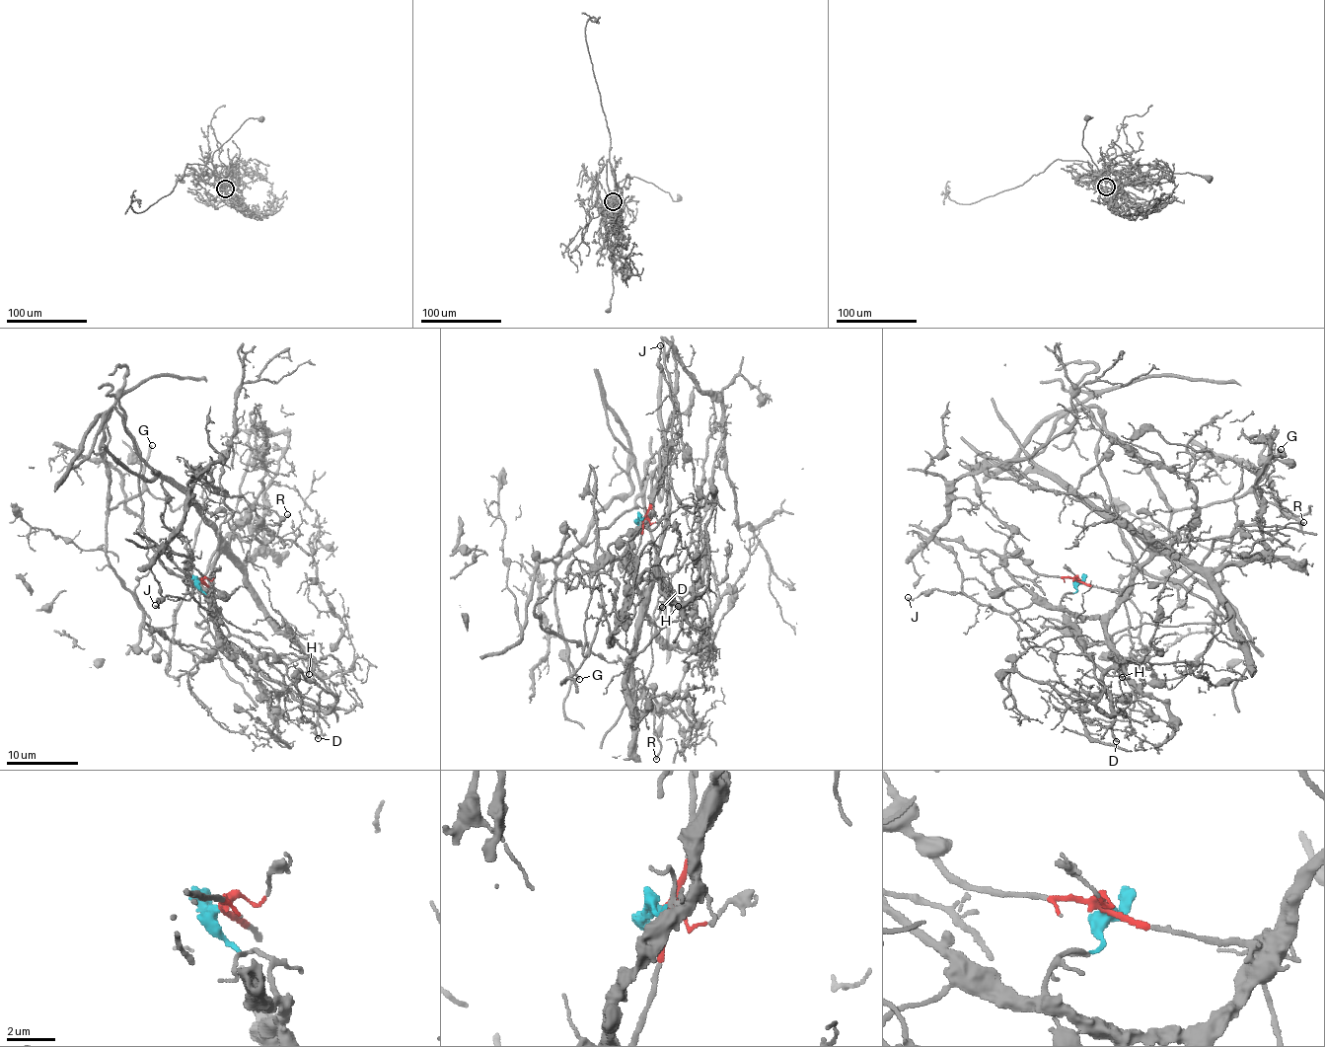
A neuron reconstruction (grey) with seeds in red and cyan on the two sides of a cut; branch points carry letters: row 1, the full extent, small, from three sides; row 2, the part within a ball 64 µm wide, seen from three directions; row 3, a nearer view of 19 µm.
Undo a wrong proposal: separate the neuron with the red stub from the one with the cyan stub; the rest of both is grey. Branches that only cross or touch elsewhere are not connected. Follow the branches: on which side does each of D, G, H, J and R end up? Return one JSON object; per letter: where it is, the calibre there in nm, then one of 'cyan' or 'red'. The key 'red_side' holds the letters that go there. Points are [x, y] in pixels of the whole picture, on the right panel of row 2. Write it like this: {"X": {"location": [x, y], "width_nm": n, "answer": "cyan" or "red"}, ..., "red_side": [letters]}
{"D": {"location": [1116, 741], "width_nm": 240, "answer": "cyan"}, "G": {"location": [1281, 449], "width_nm": 260, "answer": "red"}, "H": {"location": [1122, 677], "width_nm": 130, "answer": "cyan"}, "J": {"location": [908, 597], "width_nm": 140, "answer": "cyan"}, "R": {"location": [1303, 522], "width_nm": 200, "answer": "red"}, "red_side": ["G", "R"]}

